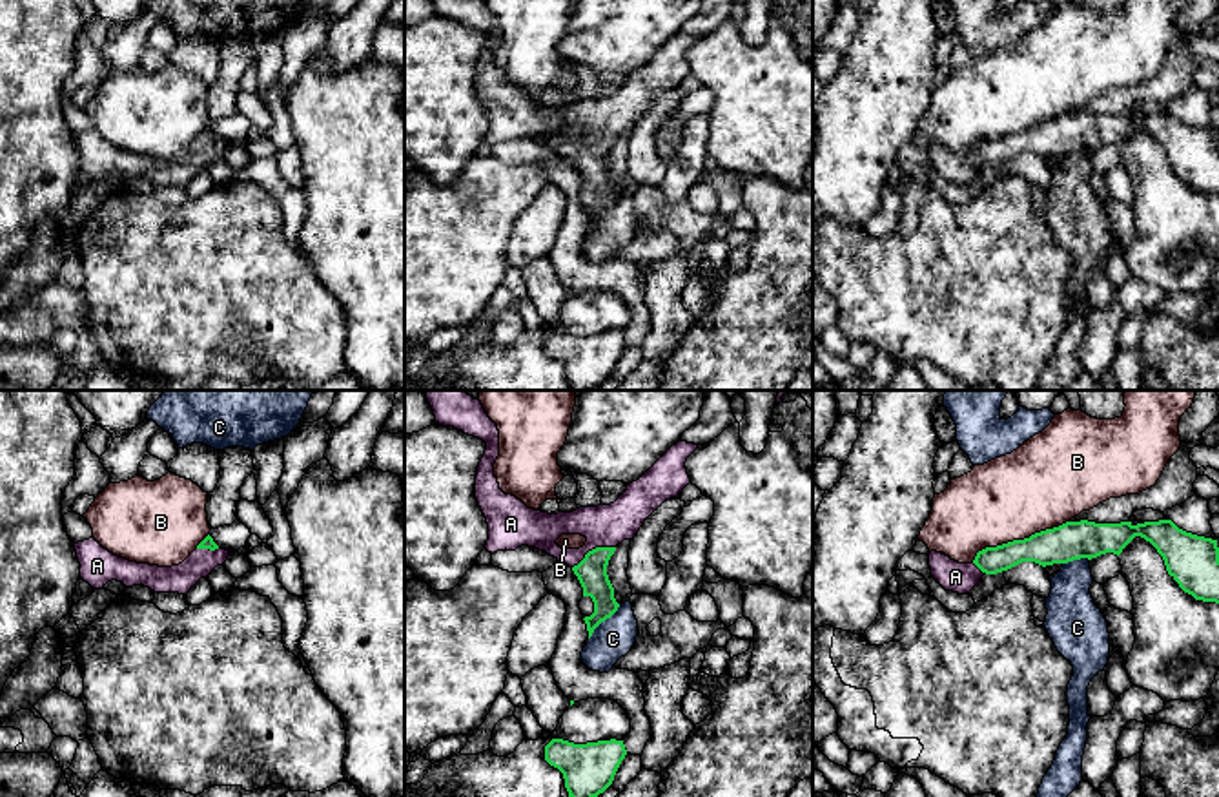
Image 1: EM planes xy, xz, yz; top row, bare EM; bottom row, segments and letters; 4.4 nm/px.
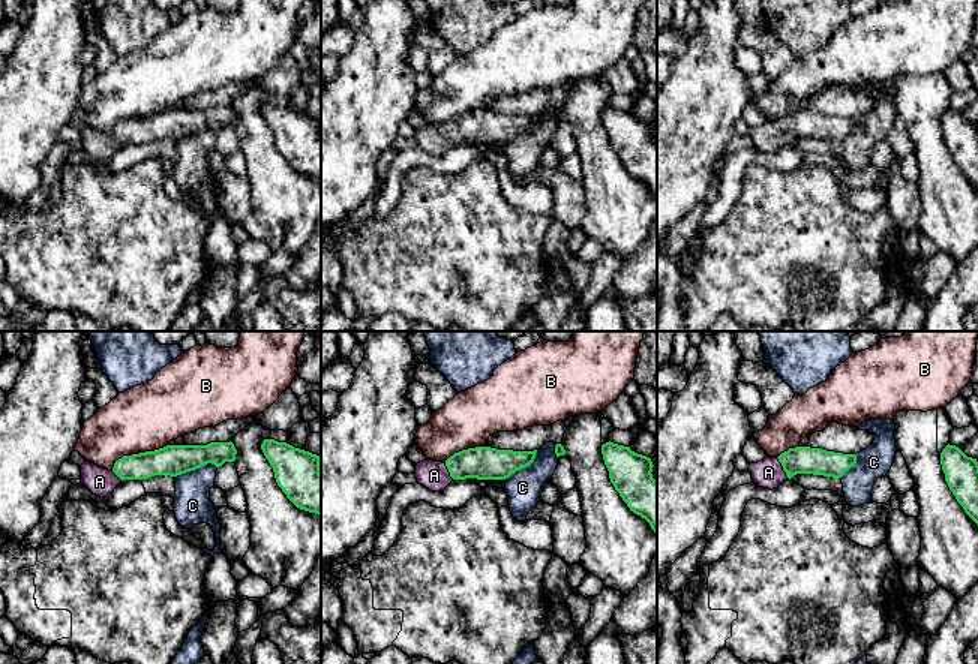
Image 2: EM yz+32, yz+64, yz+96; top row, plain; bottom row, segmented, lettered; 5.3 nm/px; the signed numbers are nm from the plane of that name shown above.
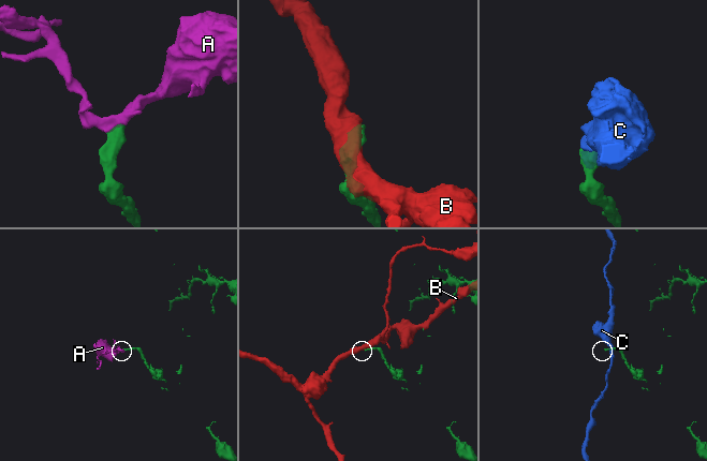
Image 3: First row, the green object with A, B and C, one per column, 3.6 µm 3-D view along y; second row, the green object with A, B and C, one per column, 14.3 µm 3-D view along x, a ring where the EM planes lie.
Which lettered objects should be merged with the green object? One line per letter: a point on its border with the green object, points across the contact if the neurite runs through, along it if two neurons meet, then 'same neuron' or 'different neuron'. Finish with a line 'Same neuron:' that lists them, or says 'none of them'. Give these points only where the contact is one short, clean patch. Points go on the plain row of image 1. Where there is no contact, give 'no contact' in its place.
A: xz (593, 141) | across xz (591, 163), (593, 141), (602, 132), (605, 117) | same neuron
B: yz (1017, 132) | different neuron
C: xz (604, 212) | along xz (620, 196), (589, 230) | different neuron
Same neuron: A

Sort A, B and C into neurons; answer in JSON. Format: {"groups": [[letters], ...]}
{"groups": [["A"], ["B"], ["C"]]}

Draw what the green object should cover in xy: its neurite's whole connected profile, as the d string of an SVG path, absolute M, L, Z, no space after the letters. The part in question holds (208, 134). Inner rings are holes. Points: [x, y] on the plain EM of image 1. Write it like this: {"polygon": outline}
{"polygon": "M210 126L182 155L171 159L129 153L104 140L95 129L75 135L75 142L80 170L93 181L102 181L108 173L117 171L126 179L144 177L155 184L179 186L186 186L230 148L230 142L220 140Z"}

